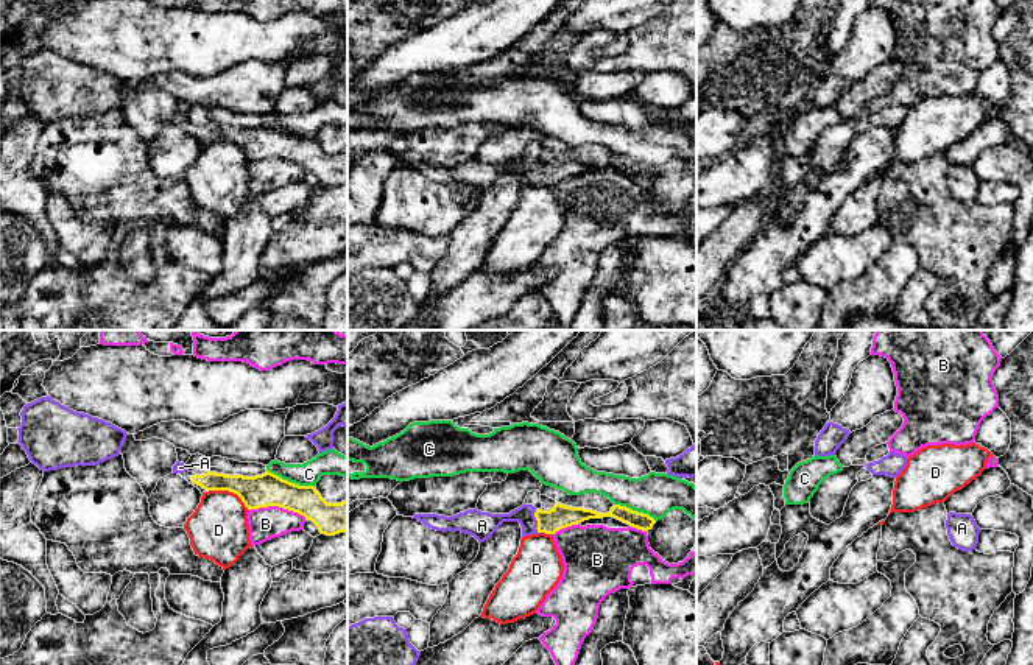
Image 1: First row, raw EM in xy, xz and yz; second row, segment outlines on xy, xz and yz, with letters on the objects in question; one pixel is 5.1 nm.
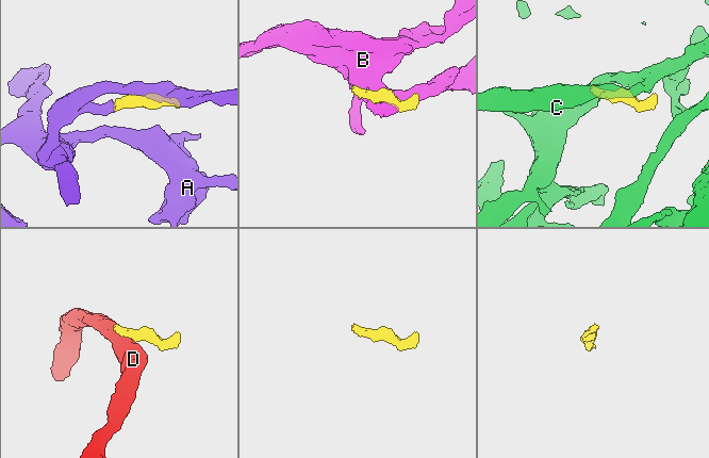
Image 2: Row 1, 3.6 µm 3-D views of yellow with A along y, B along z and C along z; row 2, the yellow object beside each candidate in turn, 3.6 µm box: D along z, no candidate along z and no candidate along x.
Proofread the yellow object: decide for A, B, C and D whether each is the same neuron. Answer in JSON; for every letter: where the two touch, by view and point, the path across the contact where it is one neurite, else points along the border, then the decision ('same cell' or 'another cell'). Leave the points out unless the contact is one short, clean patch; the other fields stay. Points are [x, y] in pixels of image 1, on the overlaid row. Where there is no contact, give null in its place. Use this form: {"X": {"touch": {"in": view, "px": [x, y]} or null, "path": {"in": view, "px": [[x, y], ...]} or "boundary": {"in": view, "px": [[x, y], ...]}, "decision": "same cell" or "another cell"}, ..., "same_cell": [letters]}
{"A": {"touch": {"in": "xz", "px": [538, 522]}, "path": {"in": "xz", "px": [[561, 516], [549, 522], [538, 522], [500, 517], [490, 524]]}, "decision": "same cell"}, "B": {"touch": {"in": "xy", "px": [278, 505]}, "decision": "another cell"}, "C": {"touch": {"in": "xy", "px": [289, 482]}, "decision": "another cell"}, "D": {"touch": {"in": "xy", "px": [231, 491]}, "boundary": {"in": "xy", "px": [[209, 489], [232, 491], [250, 510]]}, "decision": "another cell"}, "same_cell": ["A"]}

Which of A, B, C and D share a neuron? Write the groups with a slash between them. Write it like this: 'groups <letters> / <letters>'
groups A / B / C / D

